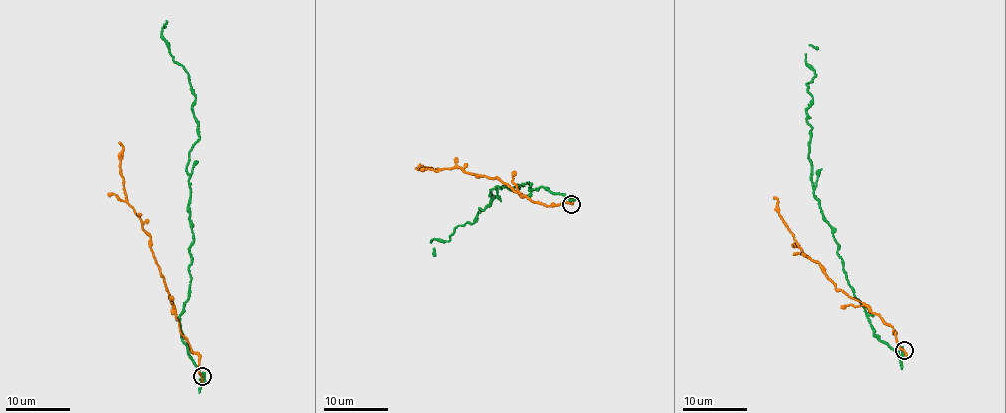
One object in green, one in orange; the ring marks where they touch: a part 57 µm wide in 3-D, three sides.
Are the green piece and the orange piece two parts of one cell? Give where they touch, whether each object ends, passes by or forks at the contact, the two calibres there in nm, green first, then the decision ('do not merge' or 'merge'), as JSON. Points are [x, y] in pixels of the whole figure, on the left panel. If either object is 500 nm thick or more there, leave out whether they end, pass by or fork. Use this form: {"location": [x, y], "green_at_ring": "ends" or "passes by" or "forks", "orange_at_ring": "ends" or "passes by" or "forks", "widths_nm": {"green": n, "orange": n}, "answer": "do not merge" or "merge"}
{"location": [202, 376], "green_at_ring": "ends", "orange_at_ring": "ends", "widths_nm": {"green": 400, "orange": 220}, "answer": "do not merge"}

